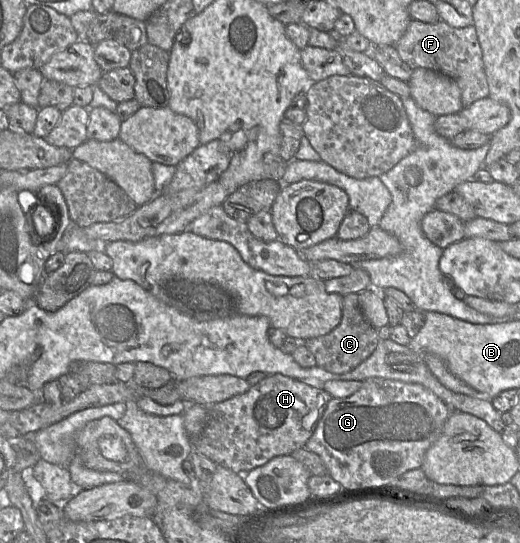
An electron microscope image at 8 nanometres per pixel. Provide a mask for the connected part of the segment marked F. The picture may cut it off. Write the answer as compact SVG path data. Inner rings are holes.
M411 20L403 36L394 46L400 58L412 69L430 69L453 79L461 90L463 108L489 96L482 49L474 24L455 28L443 20L435 23Z

